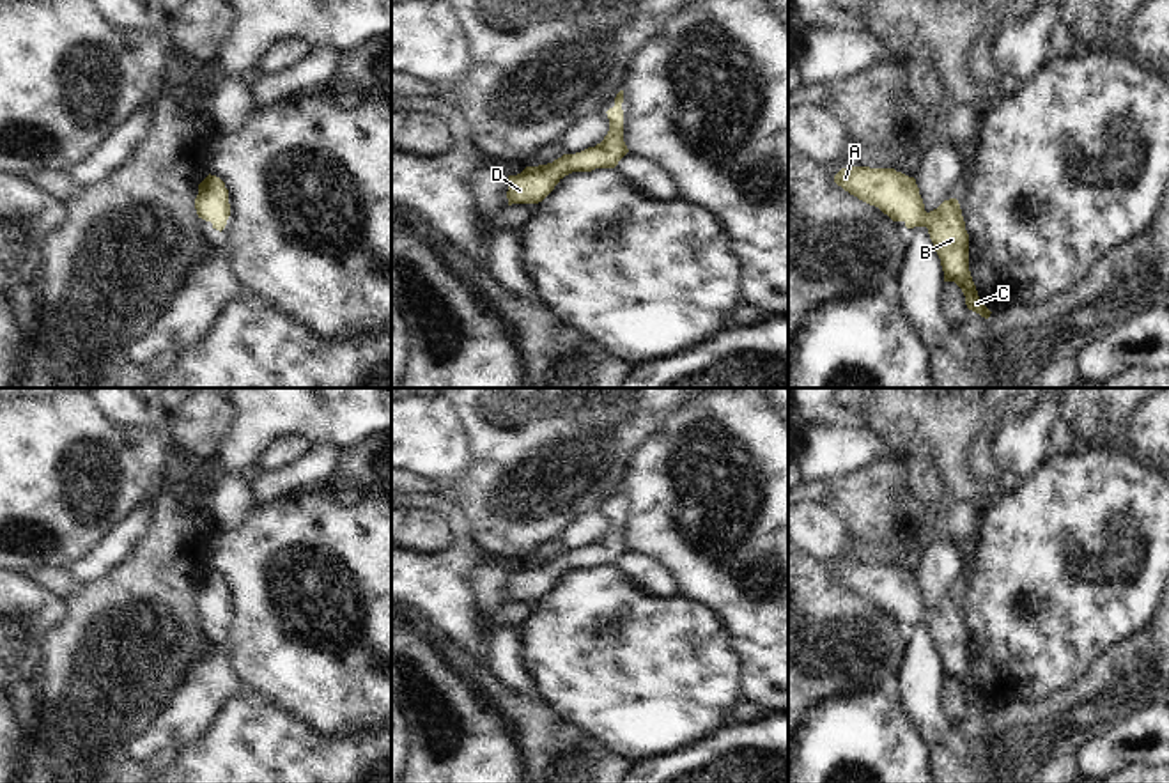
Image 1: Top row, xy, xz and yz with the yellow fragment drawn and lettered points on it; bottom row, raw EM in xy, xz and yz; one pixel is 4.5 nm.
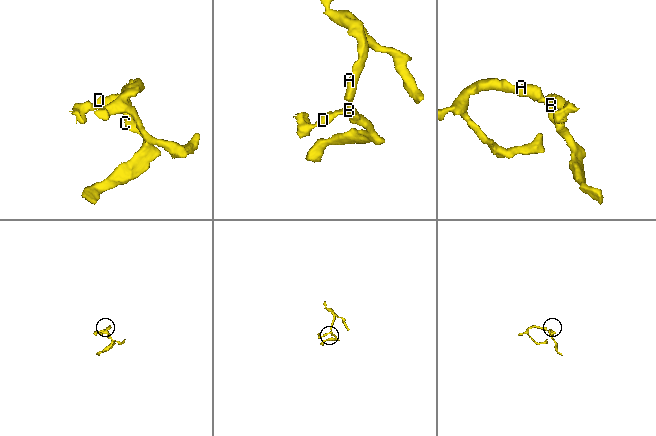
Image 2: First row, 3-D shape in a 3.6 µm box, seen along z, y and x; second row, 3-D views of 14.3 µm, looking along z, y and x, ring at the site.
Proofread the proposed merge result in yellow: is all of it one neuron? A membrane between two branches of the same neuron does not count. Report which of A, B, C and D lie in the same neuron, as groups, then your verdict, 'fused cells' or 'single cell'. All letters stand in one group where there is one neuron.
groups A B C D; single cell

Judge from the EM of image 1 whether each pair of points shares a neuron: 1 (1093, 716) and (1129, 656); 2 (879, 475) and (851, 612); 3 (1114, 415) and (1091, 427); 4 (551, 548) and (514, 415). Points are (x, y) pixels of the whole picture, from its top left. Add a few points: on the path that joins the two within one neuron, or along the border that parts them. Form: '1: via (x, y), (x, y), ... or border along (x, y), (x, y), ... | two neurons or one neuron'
1: via (1100, 702), (1129, 670) | one neuron
2: via (870, 511), (870, 537), (829, 576) | one neuron
3: via (1109, 415), (1097, 422) | one neuron
4: border along (557, 537), (542, 541), (532, 551), (528, 562) | two neurons

